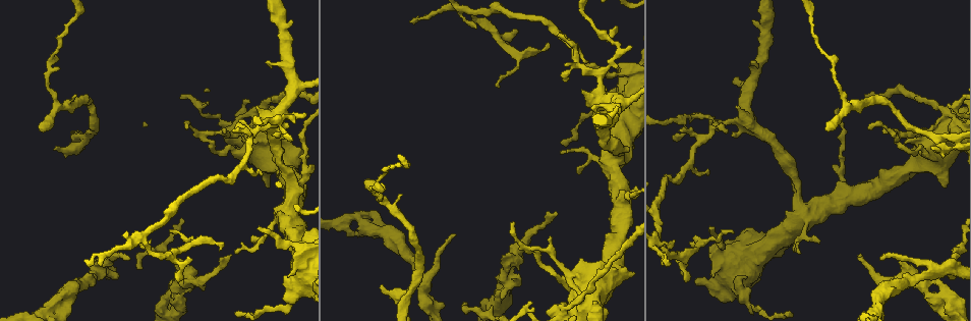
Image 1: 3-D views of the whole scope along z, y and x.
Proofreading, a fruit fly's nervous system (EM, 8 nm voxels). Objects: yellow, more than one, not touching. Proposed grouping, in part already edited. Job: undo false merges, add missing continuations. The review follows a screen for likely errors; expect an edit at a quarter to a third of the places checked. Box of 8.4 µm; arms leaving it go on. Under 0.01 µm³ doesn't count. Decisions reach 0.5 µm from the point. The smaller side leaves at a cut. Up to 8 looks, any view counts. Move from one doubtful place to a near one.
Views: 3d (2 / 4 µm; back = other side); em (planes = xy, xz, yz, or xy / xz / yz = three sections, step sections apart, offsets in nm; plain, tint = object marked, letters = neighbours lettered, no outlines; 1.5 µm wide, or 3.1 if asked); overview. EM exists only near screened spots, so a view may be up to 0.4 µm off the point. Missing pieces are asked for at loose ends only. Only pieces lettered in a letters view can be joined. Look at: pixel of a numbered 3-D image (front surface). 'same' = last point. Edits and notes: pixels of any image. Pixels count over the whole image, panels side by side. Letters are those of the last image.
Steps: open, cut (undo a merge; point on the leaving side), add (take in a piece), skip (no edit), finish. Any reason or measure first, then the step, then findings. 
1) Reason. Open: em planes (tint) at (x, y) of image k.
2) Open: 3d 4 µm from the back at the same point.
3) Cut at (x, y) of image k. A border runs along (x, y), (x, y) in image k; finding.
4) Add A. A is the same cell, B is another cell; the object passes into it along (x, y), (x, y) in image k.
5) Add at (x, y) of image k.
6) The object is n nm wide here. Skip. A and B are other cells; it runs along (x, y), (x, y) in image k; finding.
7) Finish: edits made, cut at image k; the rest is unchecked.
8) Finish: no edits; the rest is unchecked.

Tapers out. Open: em yz step 8 (letters) at (869, 127) of image 1.

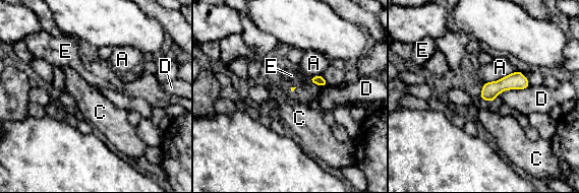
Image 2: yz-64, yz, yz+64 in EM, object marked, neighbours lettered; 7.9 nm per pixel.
Open: em planes (letters) at the same point.

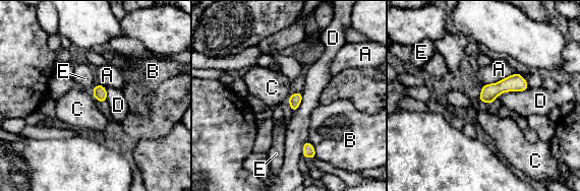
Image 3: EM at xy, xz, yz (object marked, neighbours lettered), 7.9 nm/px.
The object is 90 nm wide here. Skip. A, B, C, D and E are other cells; it runs along (524, 84), (506, 84), (481, 99) in image 3; no lettered piece goes on from it.

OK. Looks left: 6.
Open: 3d 2 µm at (369, 183) of image 1.

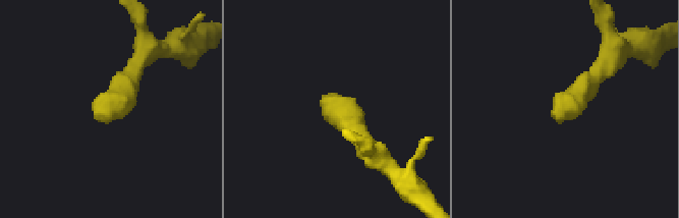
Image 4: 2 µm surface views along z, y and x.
Open: em xy step 8 (tint) at (105, 122) of image 4.

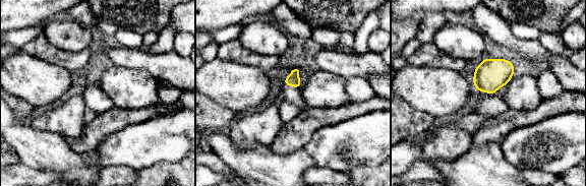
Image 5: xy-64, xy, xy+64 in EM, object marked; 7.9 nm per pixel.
Open: em planes (letters) at the same point.

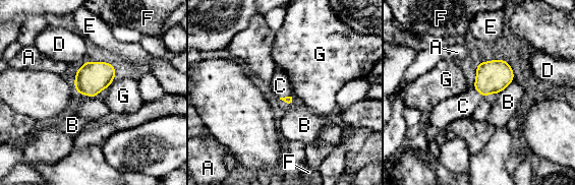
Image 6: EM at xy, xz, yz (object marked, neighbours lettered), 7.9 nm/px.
Add C. C is the same cell, A, B, D, E, F and G are other cells; the object passes into it along (492, 77), (478, 91), (463, 106) in image 6; the cell continues.

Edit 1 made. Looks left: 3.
Side arm on a straight run. Open: em planes (letters) at (97, 270) of image 1.

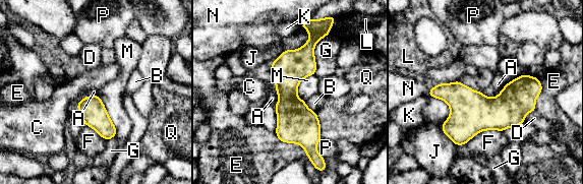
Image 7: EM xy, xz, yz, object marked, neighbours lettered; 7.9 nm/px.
Skip. A, B, C, D, E, F, G, J, K, L, M, N, P and Q are other cells; a border runs along (503, 130), (481, 130), (457, 145) in image 7; all the same cell.

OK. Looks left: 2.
Free end. Open: em xy step 8 (letters) at (181, 260) of image 1.

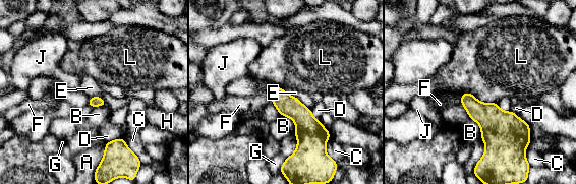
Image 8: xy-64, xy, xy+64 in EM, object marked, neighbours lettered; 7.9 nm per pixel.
Skip. A, B, C, D, E, F, G, H, J and L are other cells; a border runs along (462, 94), (496, 104) in image 8; none of them fits.

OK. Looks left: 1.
Finish: edits made, add at image 6; the rest is unchecked.

